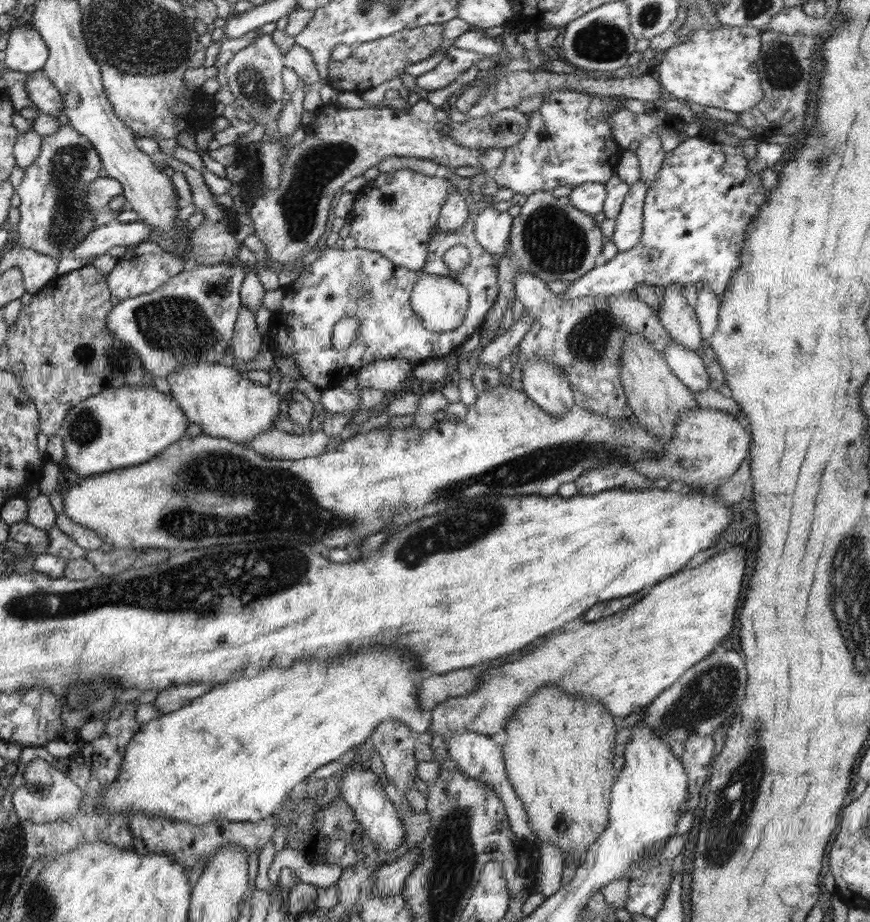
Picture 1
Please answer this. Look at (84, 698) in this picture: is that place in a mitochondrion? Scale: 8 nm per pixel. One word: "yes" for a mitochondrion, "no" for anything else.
yes

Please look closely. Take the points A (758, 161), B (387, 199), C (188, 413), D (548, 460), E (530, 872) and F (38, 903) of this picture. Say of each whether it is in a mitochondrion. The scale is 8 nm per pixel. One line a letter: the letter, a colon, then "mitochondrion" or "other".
A: other
B: other
C: other
D: mitochondrion
E: other
F: mitochondrion

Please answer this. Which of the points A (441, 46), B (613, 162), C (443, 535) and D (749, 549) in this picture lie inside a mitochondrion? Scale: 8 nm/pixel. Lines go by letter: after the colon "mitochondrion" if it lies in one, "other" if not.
A: other
B: other
C: mitochondrion
D: other

